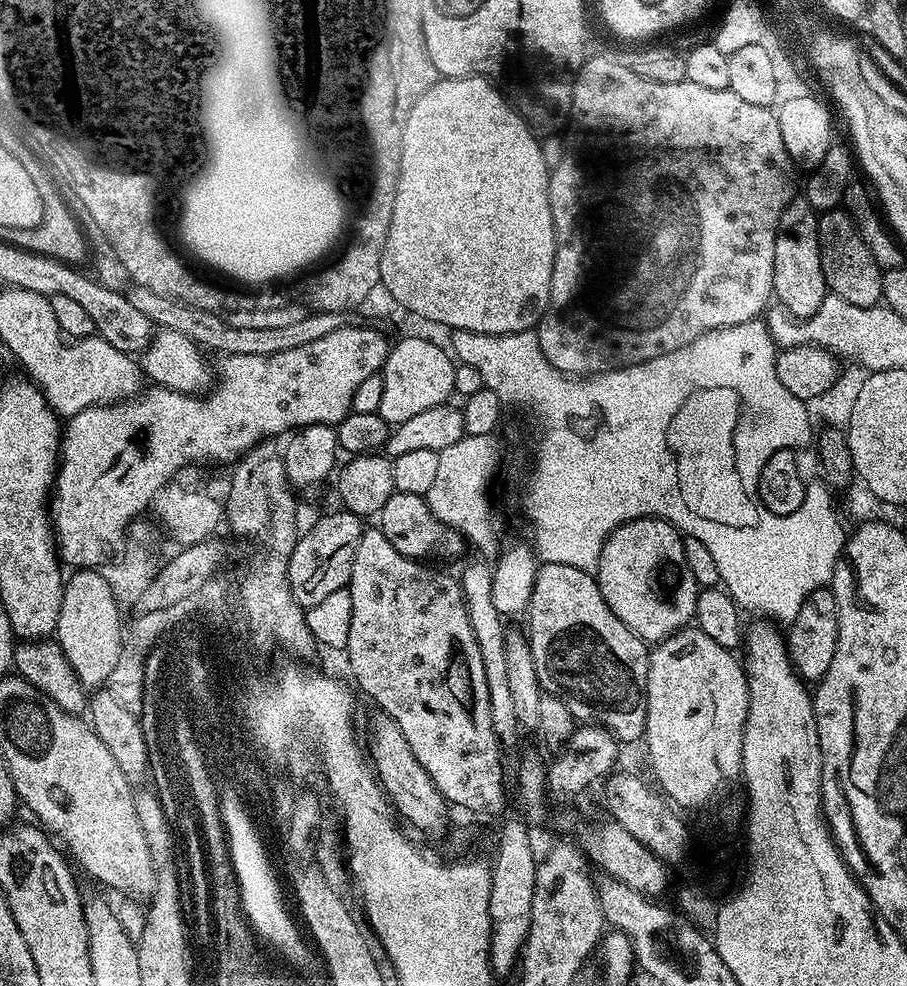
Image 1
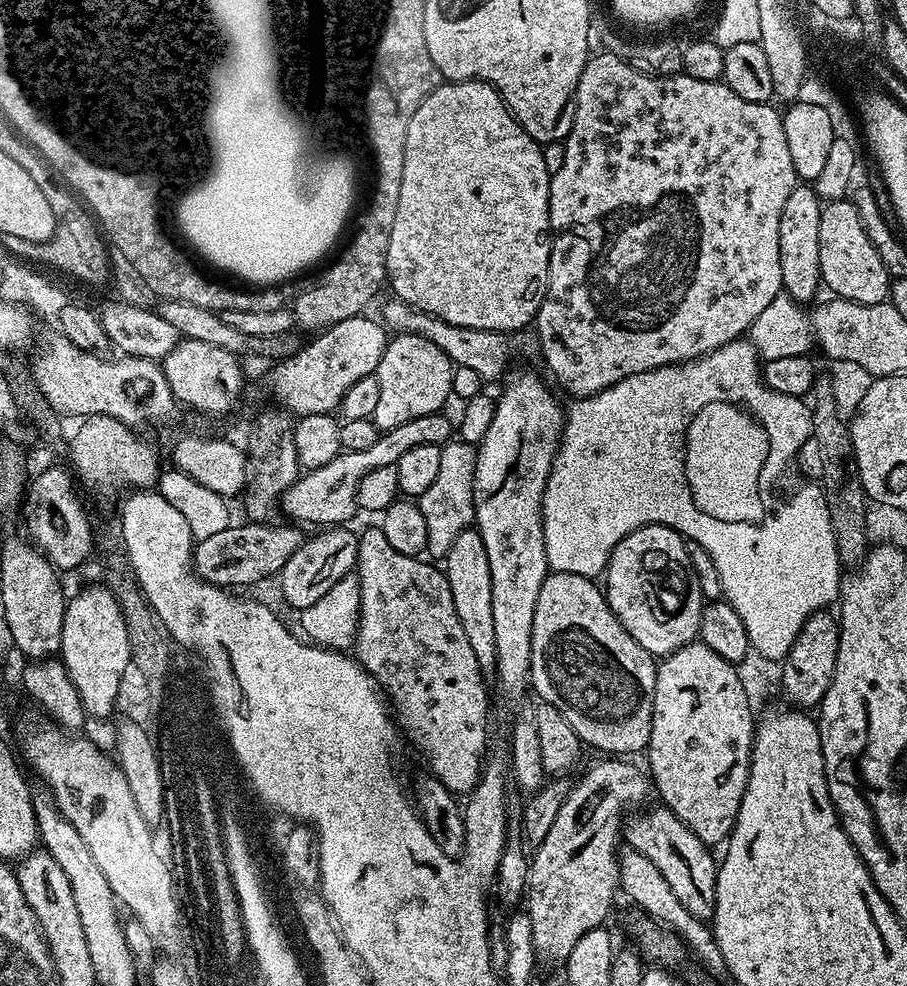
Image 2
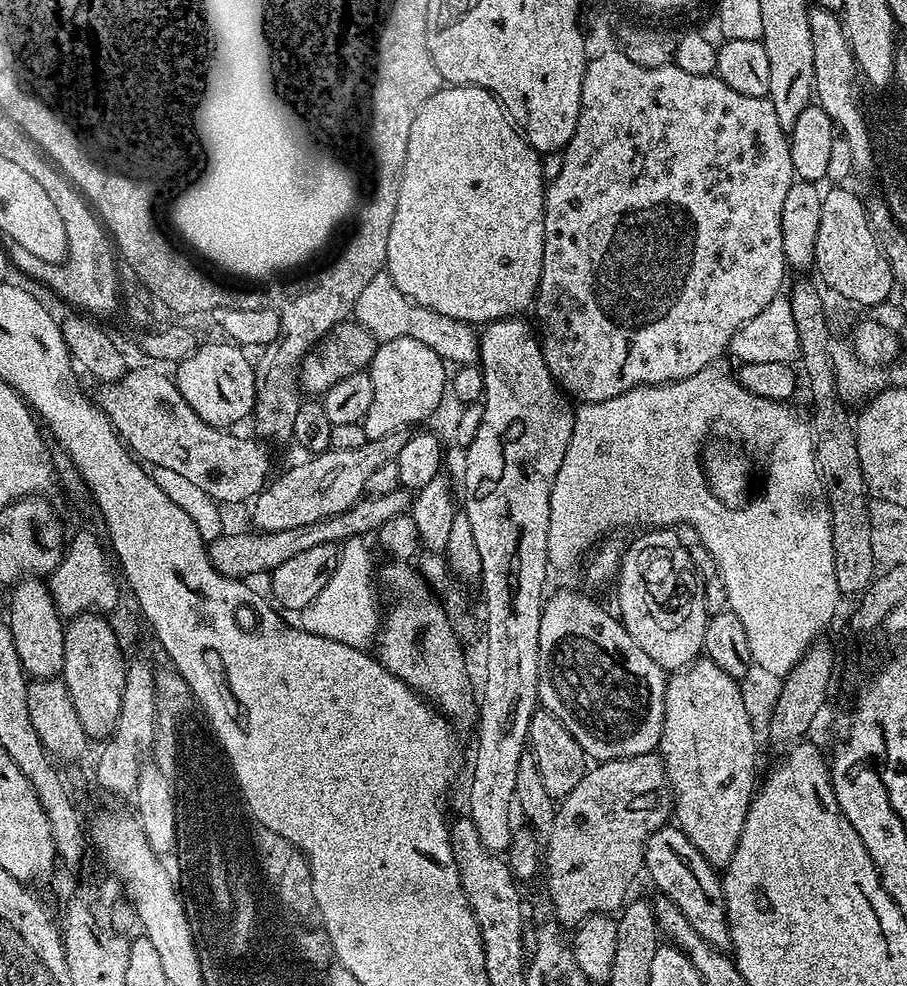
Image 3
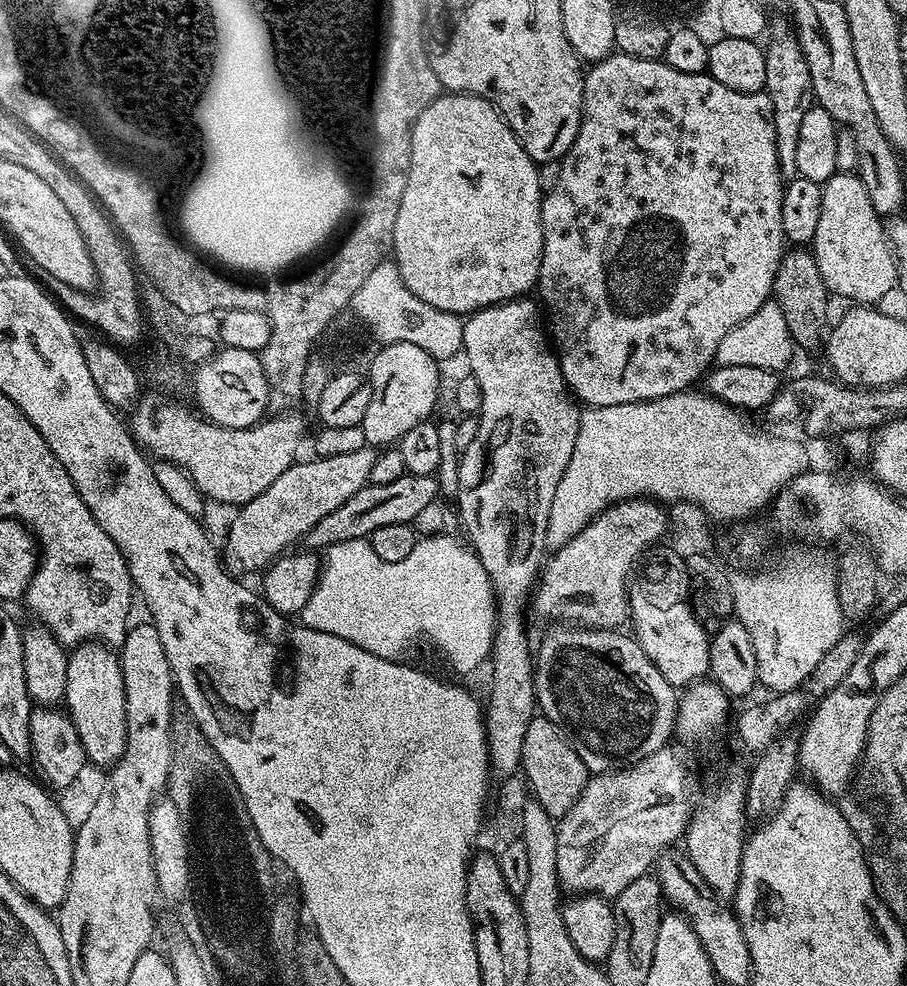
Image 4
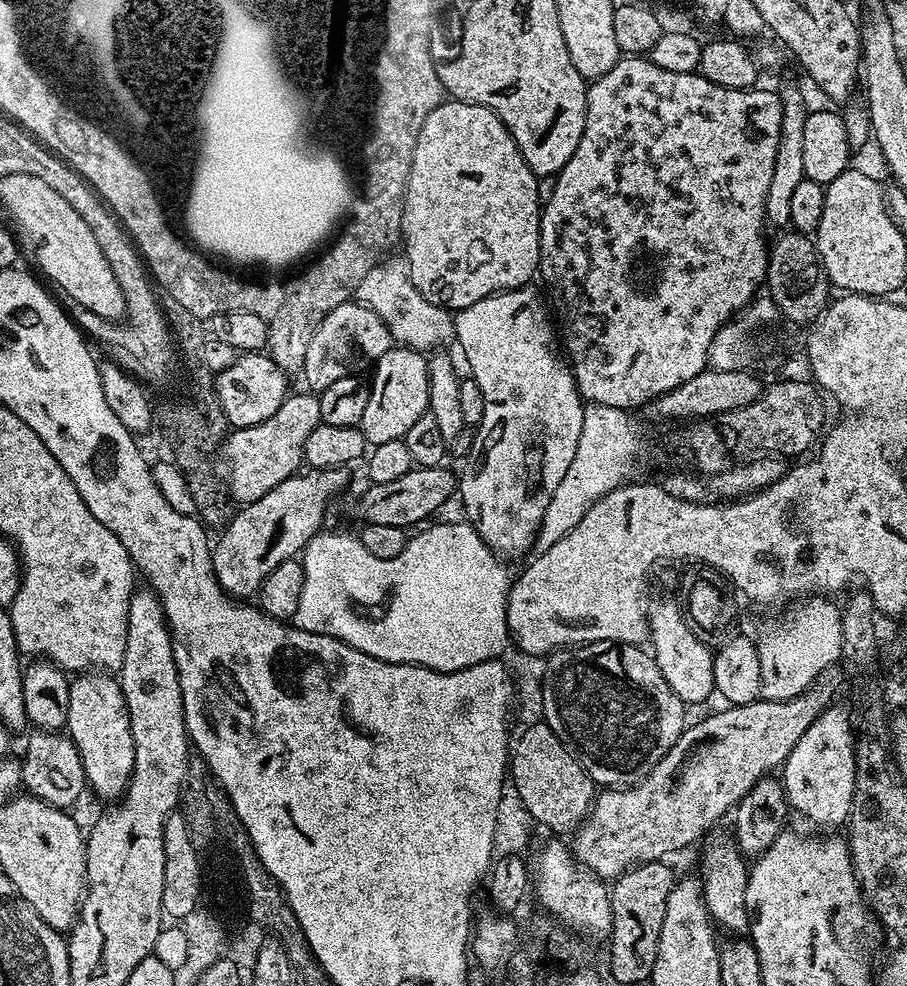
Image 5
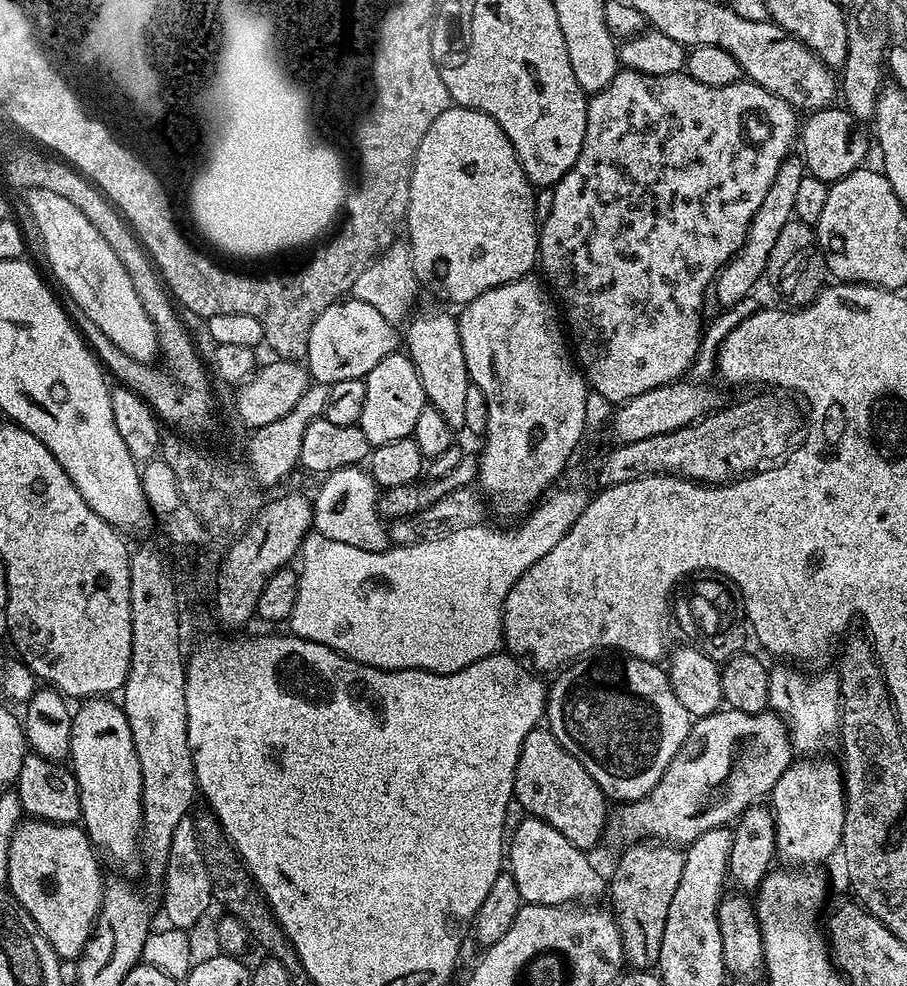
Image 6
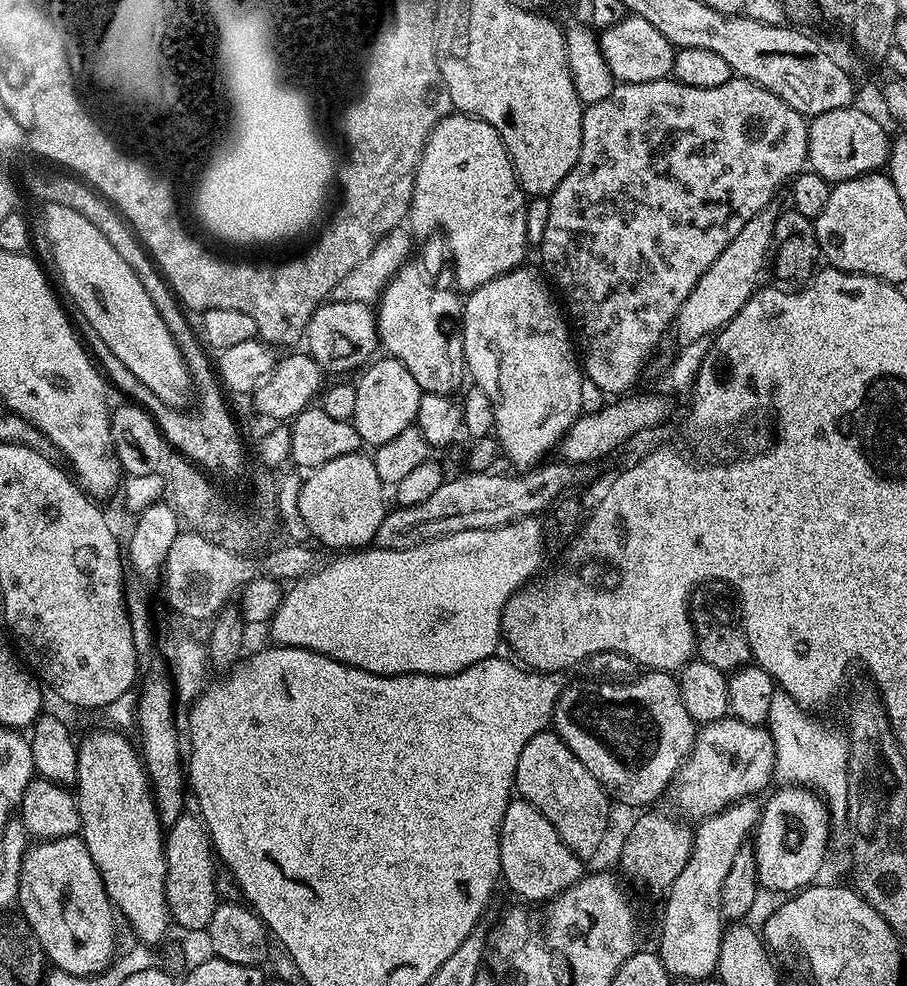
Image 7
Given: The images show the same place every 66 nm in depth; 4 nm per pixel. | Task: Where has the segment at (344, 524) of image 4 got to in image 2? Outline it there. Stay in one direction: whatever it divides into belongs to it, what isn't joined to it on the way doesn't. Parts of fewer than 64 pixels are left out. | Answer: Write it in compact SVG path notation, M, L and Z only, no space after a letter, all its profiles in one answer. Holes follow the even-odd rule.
M276 522L233 523L210 538L195 541L192 549L192 567L197 576L207 584L218 584L231 589L232 584L256 584L259 580L279 577L290 554L304 544L306 532L303 527L291 523L276 525Z

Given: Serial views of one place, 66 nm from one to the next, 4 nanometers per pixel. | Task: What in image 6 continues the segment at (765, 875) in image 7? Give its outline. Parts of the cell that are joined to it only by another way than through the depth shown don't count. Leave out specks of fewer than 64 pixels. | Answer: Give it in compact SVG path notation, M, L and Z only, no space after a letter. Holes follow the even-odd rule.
M797 759L778 778L770 793L776 820L776 851L784 860L824 860L840 848L844 833L842 768L832 760Z

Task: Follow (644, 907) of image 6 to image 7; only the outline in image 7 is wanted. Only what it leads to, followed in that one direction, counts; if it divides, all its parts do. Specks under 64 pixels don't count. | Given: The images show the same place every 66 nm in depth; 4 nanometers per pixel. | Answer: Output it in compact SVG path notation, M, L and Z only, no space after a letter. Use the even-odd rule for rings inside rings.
M656 810L641 811L644 813L633 822L632 829L629 830L628 837L620 848L619 871L625 877L628 875L630 879L664 894L672 887L674 878L682 874L682 866L686 866L690 858L694 832L683 819L671 820L664 812L652 811Z

